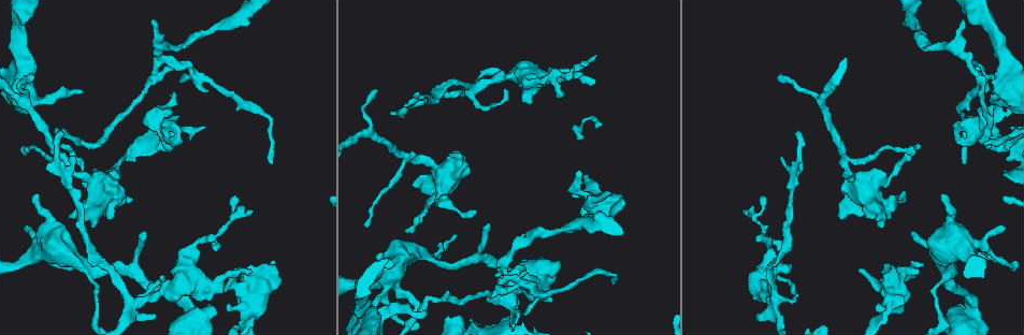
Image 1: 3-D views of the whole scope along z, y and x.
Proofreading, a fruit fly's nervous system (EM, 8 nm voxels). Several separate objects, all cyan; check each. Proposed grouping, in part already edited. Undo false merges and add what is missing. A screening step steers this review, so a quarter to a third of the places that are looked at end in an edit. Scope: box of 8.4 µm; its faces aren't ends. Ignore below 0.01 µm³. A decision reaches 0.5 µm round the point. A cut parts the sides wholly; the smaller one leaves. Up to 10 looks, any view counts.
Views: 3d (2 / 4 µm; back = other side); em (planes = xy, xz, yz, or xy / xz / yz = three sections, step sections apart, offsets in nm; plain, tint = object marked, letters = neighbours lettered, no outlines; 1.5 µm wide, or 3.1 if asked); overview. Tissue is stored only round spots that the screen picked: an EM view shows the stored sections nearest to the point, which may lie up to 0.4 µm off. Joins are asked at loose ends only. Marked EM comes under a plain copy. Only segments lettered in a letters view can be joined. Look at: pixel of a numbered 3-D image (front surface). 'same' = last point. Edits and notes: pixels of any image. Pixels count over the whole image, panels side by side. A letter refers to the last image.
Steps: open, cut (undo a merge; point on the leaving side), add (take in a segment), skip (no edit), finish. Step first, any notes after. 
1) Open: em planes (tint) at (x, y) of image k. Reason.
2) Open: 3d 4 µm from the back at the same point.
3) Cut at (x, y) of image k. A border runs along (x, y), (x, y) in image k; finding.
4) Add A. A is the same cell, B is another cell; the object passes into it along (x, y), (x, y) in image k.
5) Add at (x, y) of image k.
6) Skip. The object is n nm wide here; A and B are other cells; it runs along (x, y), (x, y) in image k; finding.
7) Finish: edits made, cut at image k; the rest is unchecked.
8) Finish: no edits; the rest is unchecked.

Open: 3d 2 µm at (214, 286) of image 1. Calibre changes.

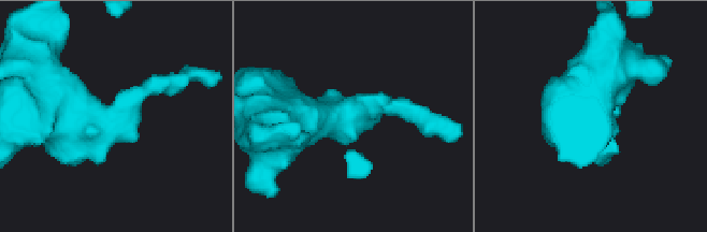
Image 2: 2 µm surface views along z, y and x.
Open: em planes (tint) at (119, 118) of image 2. Now the EM.

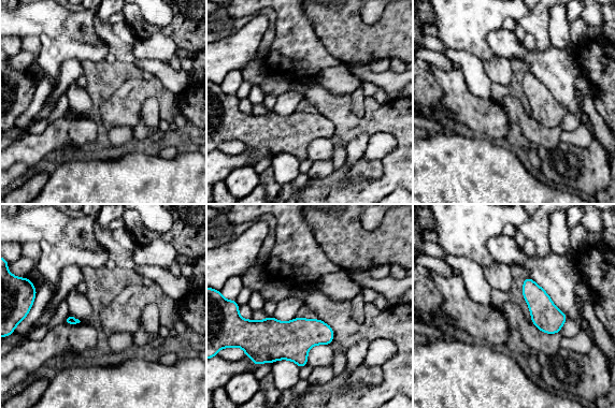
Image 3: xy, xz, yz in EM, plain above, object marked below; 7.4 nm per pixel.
Open: em planes (letters) at the same point.

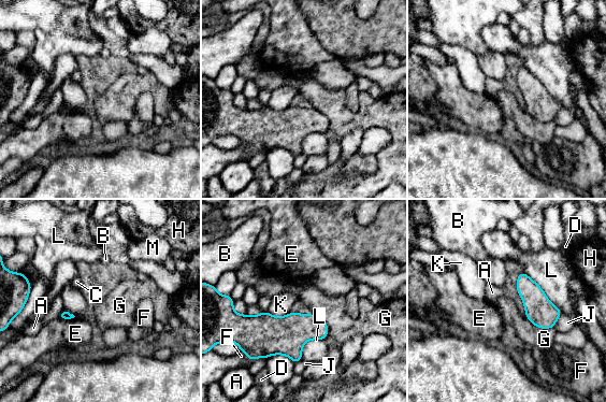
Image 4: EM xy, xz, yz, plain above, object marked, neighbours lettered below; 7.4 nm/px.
Skip. The object is 220 nm wide here; A, B, C, D, E, F, G, H, J, K, L and M are other cells; a border runs along (522, 270), (562, 313) in image 4; continuous, no second cell.

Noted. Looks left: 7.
Open: 3d 4 µm at (112, 219) of image 1. Branch stops here.

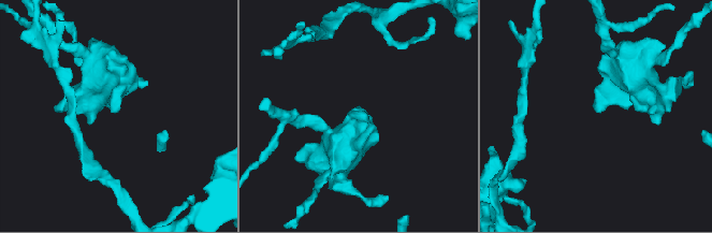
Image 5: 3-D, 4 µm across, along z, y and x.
Open: em yz step 4 (letters) at (114, 109) of image 5.

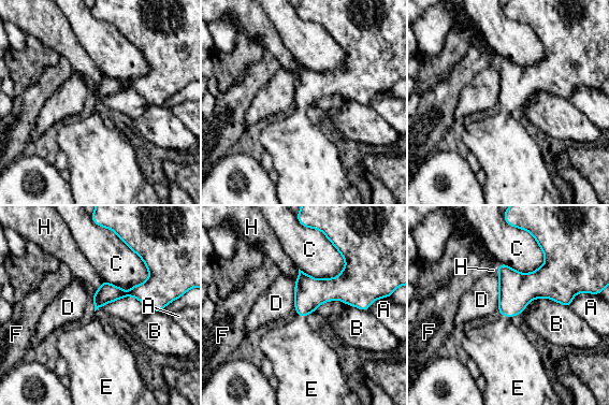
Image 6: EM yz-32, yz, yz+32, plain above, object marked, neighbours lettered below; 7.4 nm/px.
Add E. The object is 140 nm wide here; E is the same cell, A, B, C, D, F and H are other cells; it goes on there.

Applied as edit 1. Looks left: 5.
Open: 3d 4 µm at (965, 146) of image 1. An open end.

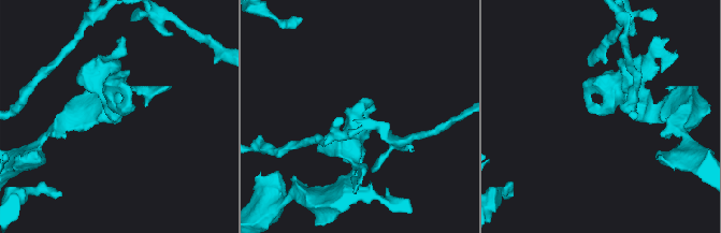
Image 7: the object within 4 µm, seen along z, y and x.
Open: em xz step 4 (letters) at (125, 113) of image 7. Shape alone is not enough.

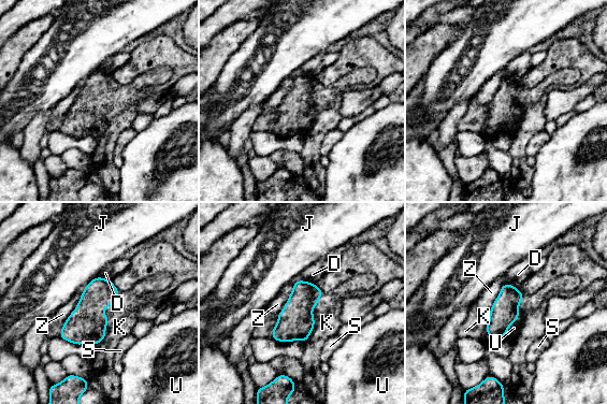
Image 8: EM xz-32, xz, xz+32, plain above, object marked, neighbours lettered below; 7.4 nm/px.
Open: em planes (letters) at the same point. Another direction.

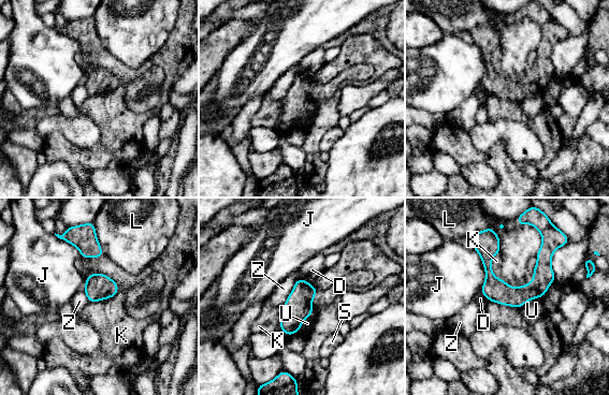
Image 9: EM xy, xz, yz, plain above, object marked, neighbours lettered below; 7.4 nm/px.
Skip. The object is 180 nm wide here; D, J, K, L, S, U and Z are other cells; a border runs along (90, 273), (109, 276), (116, 294) in image 9; none of them fits.

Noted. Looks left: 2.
Open: em xz step 8 (letters) at (82, 91) of image 1. An open end.

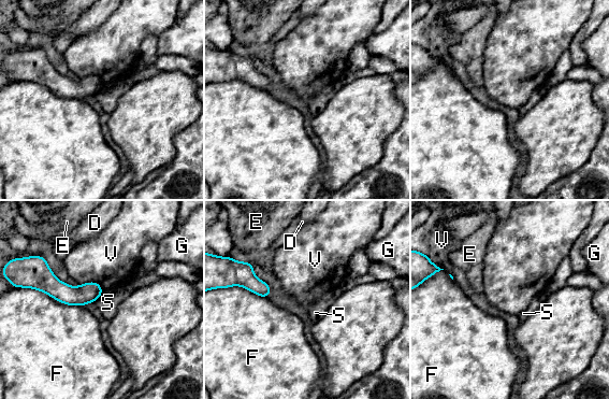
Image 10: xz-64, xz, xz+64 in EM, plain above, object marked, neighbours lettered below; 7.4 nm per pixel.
Skip. The object is 150 nm wide here; D, E, F, G, S and V are other cells; a border runs along (25, 287), (83, 307) in image 10; none of them fits.

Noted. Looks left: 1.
Finish: edits made, add at image 6; the rest is unchecked.

